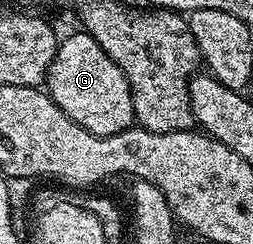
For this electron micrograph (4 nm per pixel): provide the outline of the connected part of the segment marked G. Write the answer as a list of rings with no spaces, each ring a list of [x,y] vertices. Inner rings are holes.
[[[86,32],[71,34],[55,48],[51,66],[47,70],[45,92],[81,128],[97,136],[113,136],[122,130],[132,129],[135,122],[133,96],[121,68]]]

